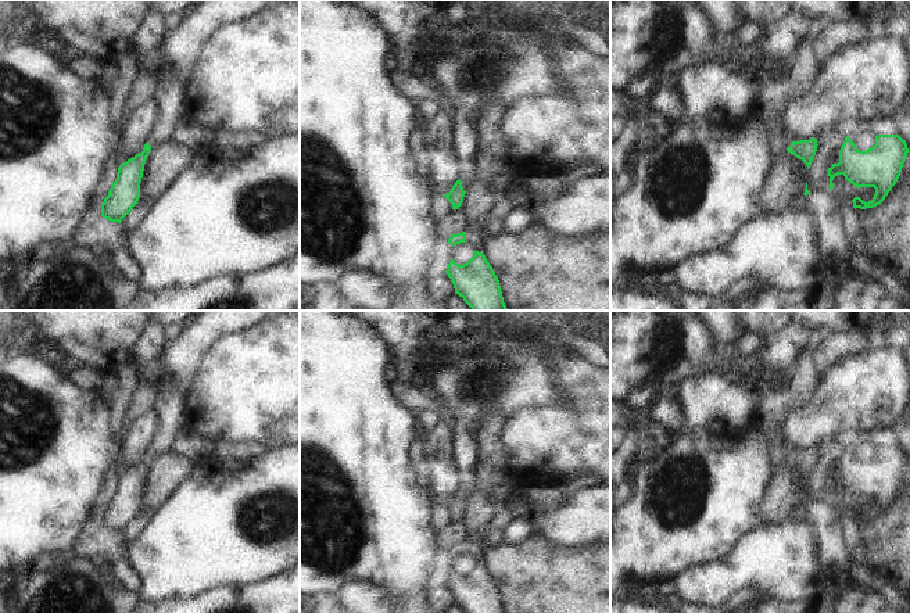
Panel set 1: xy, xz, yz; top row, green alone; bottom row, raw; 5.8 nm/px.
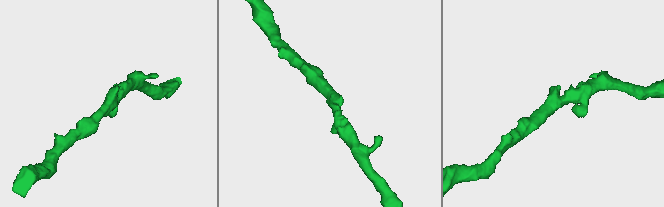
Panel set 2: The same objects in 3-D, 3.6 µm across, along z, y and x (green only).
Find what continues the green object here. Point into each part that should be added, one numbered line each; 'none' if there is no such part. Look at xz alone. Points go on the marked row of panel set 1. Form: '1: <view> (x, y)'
1: xz (466, 175)

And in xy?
1: xy (168, 101)

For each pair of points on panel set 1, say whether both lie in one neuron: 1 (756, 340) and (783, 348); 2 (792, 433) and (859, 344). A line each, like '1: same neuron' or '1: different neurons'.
1: different neurons
2: different neurons

